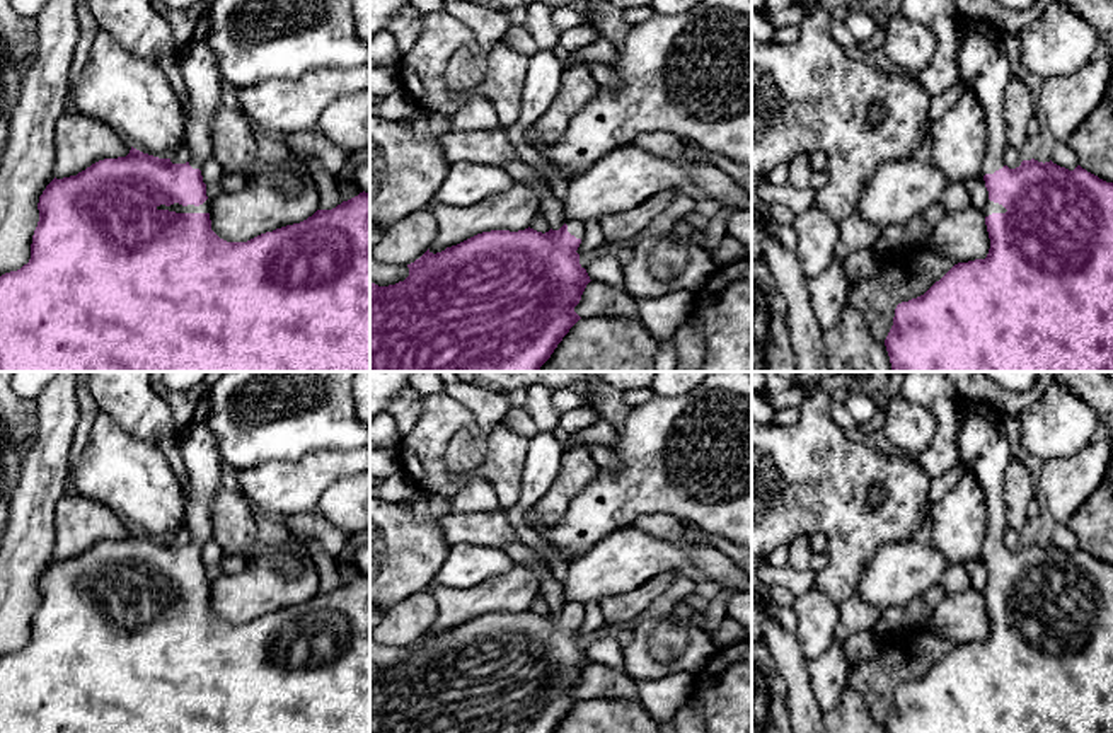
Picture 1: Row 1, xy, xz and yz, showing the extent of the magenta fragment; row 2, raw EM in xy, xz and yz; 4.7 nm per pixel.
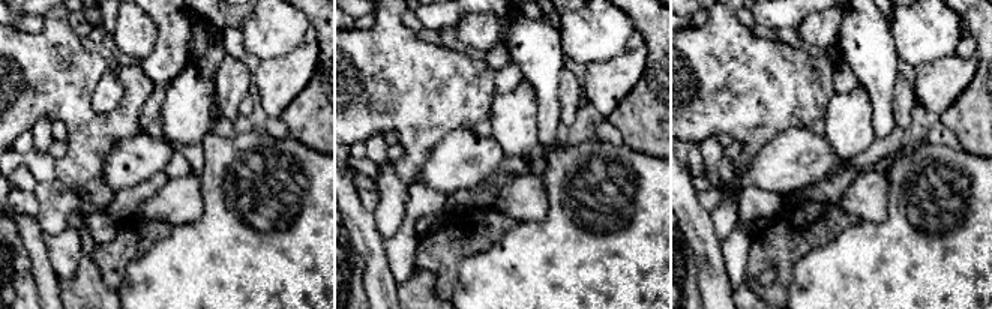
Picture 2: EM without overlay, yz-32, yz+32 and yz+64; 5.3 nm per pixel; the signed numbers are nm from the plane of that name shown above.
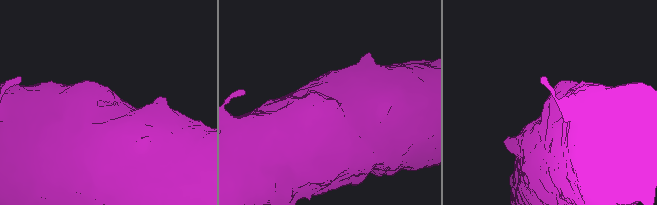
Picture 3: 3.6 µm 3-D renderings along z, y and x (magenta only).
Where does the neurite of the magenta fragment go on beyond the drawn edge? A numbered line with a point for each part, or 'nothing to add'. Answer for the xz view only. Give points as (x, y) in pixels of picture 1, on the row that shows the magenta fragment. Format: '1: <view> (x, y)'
1: xz (575, 227)

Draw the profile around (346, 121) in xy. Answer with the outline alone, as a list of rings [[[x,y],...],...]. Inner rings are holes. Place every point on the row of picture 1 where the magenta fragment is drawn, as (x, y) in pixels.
[[[370,90],[334,101],[317,128],[348,155],[370,147]]]

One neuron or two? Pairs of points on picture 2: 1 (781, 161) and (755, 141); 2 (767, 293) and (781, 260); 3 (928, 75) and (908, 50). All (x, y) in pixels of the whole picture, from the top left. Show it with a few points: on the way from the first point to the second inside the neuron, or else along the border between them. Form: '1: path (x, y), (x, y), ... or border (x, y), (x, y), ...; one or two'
1: border (793, 126), (775, 135), (740, 173); two
2: path (776, 285), (781, 281), (781, 269); one
3: border (953, 54), (916, 66); two

